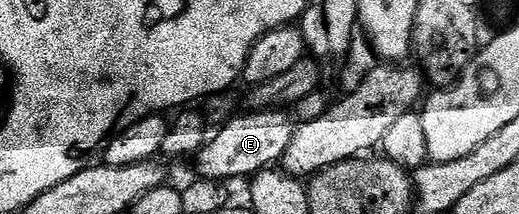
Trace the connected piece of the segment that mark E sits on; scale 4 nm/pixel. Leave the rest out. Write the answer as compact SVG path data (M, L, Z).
M283 109L245 111L234 115L213 133L214 137L212 134L206 140L205 146L197 153L196 176L226 183L233 183L236 177L252 178L254 173L262 173L284 158L287 147L291 147L294 128L294 118Z

